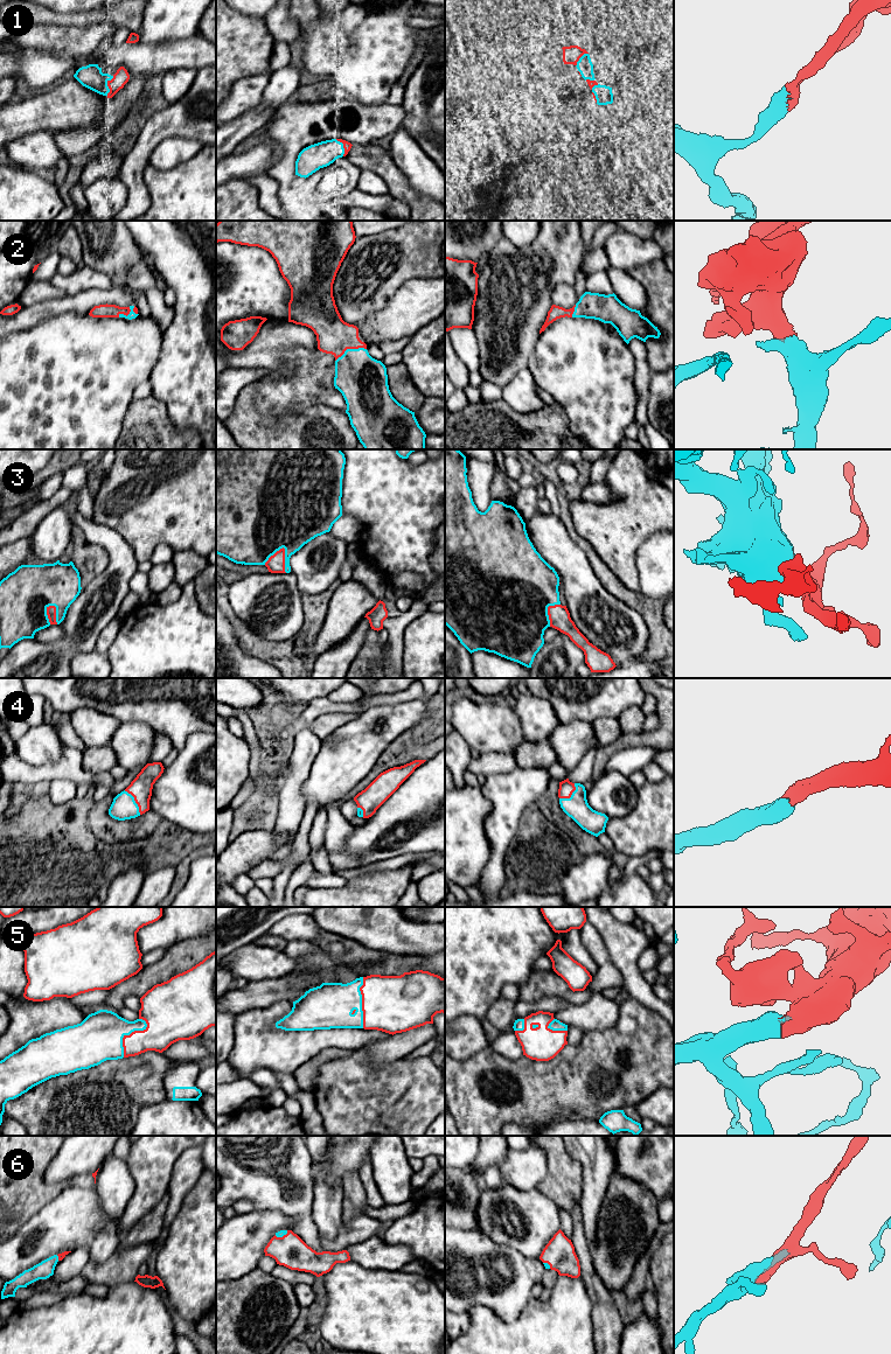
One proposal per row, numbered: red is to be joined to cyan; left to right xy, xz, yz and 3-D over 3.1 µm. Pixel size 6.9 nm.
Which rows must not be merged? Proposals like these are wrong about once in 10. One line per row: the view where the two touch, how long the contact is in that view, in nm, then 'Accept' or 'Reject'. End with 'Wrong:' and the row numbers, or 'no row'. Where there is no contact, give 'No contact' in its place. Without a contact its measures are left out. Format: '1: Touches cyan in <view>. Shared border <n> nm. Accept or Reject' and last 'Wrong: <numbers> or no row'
1: Touches cyan in xy. Shared border 140 nm. Accept
2: Touches cyan in xz. Shared border 240 nm. Accept
3: Touches cyan in xz. Shared border 190 nm. Accept
4: Touches cyan in xy. Shared border 200 nm. Accept
5: Touches cyan in xy. Shared border 300 nm. Accept
6: Touches cyan in xz. Shared border 100 nm. Accept
Wrong: no row

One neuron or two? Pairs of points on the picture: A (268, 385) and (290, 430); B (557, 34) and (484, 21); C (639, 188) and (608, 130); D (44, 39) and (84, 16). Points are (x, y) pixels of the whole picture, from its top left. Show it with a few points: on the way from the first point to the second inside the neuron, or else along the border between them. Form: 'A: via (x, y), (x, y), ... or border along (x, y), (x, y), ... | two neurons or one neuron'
A: border along (308, 405), (277, 414), (271, 426), (256, 410) | two neurons
B: via (538, 32), (519, 21), (502, 21) | one neuron
C: border along (615, 127), (613, 135) | two neurons
D: border along (96, 22), (89, 26), (41, 25) | two neurons

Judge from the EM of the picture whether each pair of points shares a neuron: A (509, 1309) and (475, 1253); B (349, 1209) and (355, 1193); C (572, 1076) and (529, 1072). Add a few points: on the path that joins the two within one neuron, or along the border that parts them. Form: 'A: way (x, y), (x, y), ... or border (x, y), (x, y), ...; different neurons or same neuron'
A: way (494, 1297), (485, 1289), (485, 1276), (477, 1268); same neuron
B: way (353, 1206), (355, 1197); same neuron
C: way (562, 1076), (540, 1076); same neuron

